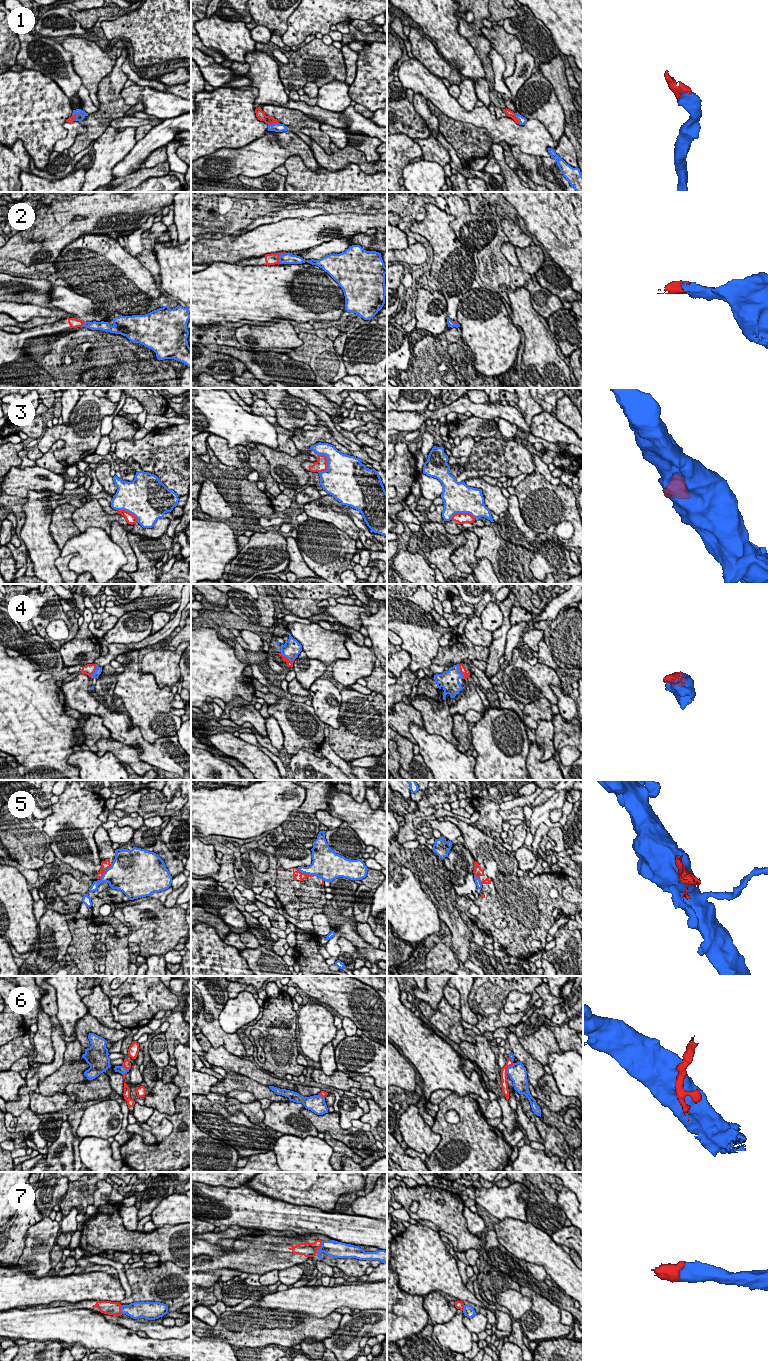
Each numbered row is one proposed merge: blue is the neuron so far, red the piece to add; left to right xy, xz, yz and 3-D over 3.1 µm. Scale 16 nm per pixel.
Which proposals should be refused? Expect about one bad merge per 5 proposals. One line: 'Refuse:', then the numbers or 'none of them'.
Refuse: 3, 5, 6

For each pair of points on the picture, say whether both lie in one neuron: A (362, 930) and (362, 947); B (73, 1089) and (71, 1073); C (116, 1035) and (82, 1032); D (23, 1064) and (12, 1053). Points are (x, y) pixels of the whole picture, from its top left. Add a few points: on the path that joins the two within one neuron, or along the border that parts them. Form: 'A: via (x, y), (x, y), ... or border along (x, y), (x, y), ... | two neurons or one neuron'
A: border along (354, 926), (355, 930), (376, 948) | two neurons
B: border along (87, 1079), (83, 1082), (69, 1083), (64, 1093) | two neurons
C: via (108, 1034), (99, 1029), (90, 1029) | one neuron
D: border along (27, 1056), (18, 1058), (10, 1068) | two neurons

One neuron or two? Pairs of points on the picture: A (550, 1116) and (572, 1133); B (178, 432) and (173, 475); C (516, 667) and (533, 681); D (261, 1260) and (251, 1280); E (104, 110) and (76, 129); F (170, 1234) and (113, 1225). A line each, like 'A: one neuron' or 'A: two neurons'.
A: one neuron
B: two neurons
C: one neuron
D: two neurons
E: two neurons
F: one neuron

